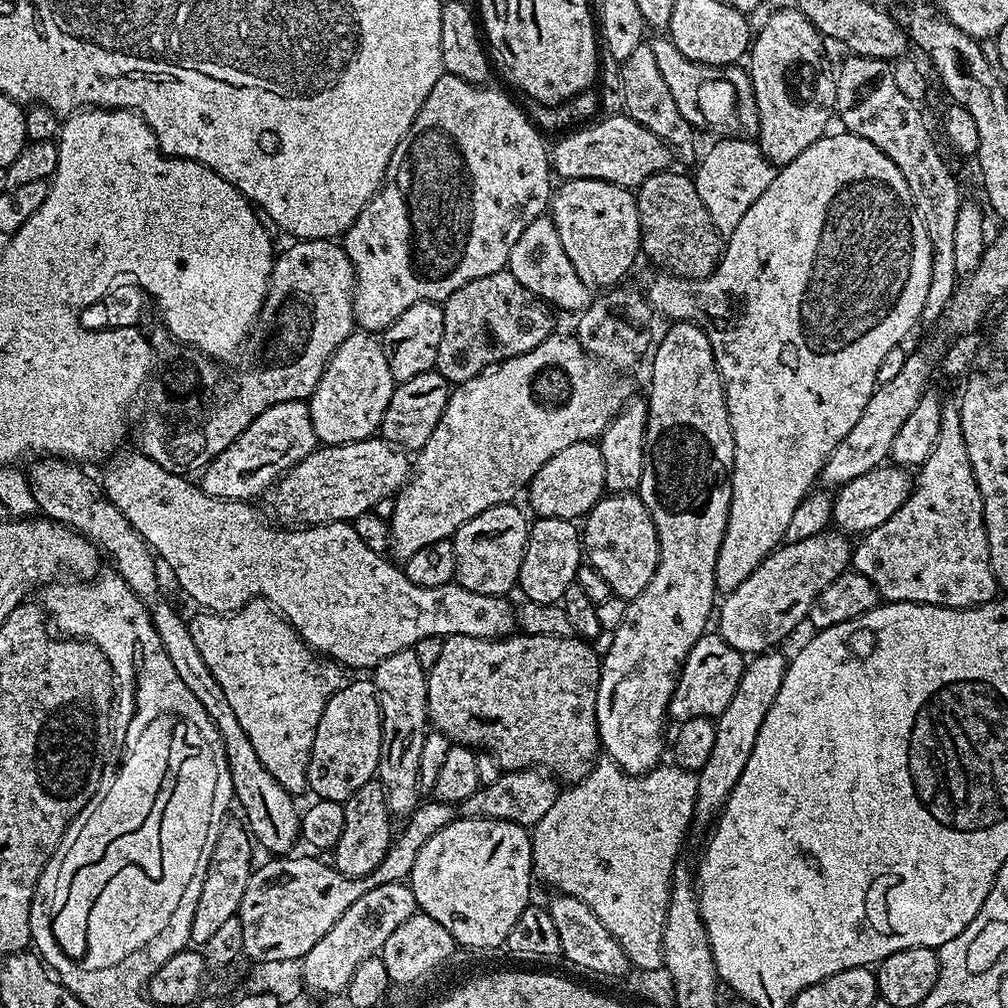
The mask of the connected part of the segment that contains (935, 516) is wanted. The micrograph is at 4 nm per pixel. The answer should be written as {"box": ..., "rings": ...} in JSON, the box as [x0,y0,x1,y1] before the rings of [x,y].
{"box":[851,403,998,608],"rings":[[[955,403],[943,405],[940,414],[940,425],[938,426],[938,440],[934,442],[934,450],[930,450],[930,458],[921,464],[914,476],[912,492],[900,500],[898,510],[882,522],[874,530],[863,533],[859,537],[860,545],[857,543],[852,549],[851,567],[858,574],[862,574],[876,587],[876,592],[885,601],[897,604],[933,604],[943,608],[977,608],[979,604],[985,604],[997,599],[998,589],[996,579],[990,570],[990,554],[986,542],[986,530],[984,529],[984,507],[982,506],[982,494],[978,490],[978,482],[974,478],[974,470],[970,466],[970,454],[966,454],[966,438],[962,438],[962,422],[960,421],[960,410]]]}

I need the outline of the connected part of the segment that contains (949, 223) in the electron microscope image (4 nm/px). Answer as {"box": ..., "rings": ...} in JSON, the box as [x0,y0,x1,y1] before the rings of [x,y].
{"box":[835,55,962,324],"rings":[[[845,55],[844,65],[838,68],[836,77],[836,111],[835,115],[841,120],[843,127],[856,136],[866,138],[866,142],[874,142],[898,170],[902,170],[902,178],[906,178],[906,186],[910,186],[910,194],[918,214],[922,218],[922,226],[926,226],[926,238],[930,238],[930,250],[932,251],[932,265],[930,266],[930,287],[926,293],[926,304],[922,306],[920,324],[932,324],[941,319],[950,302],[950,298],[956,293],[958,277],[954,270],[954,229],[958,210],[962,203],[960,196],[960,184],[956,181],[954,173],[948,169],[936,144],[932,141],[932,132],[920,113],[921,105],[915,100],[906,98],[902,90],[898,90],[898,82],[894,82],[892,64],[887,60],[875,60],[865,56]]]}

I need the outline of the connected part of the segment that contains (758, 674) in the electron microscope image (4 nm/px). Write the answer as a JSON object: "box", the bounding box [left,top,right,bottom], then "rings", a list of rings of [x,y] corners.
{"box":[695,650,788,821],"rings":[[[780,650],[761,652],[745,663],[738,690],[734,690],[734,698],[730,698],[730,706],[726,706],[724,713],[715,721],[714,750],[710,750],[706,766],[702,766],[698,773],[695,815],[697,821],[715,821],[730,790],[734,790],[738,778],[742,778],[742,770],[746,770],[750,750],[754,750],[754,738],[758,738],[758,730],[762,730],[762,722],[770,706],[774,698],[778,698],[778,690],[782,686],[782,678],[787,668],[788,660]]]}

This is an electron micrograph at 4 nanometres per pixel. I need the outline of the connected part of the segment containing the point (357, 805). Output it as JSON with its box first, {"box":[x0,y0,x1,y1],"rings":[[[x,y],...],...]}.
{"box":[334,778,394,876],"rings":[[[374,778],[355,792],[349,800],[343,801],[346,822],[342,825],[342,838],[338,838],[334,849],[334,866],[347,876],[365,876],[382,862],[388,853],[388,845],[394,839],[394,817],[386,806],[386,794],[379,779]]]}

